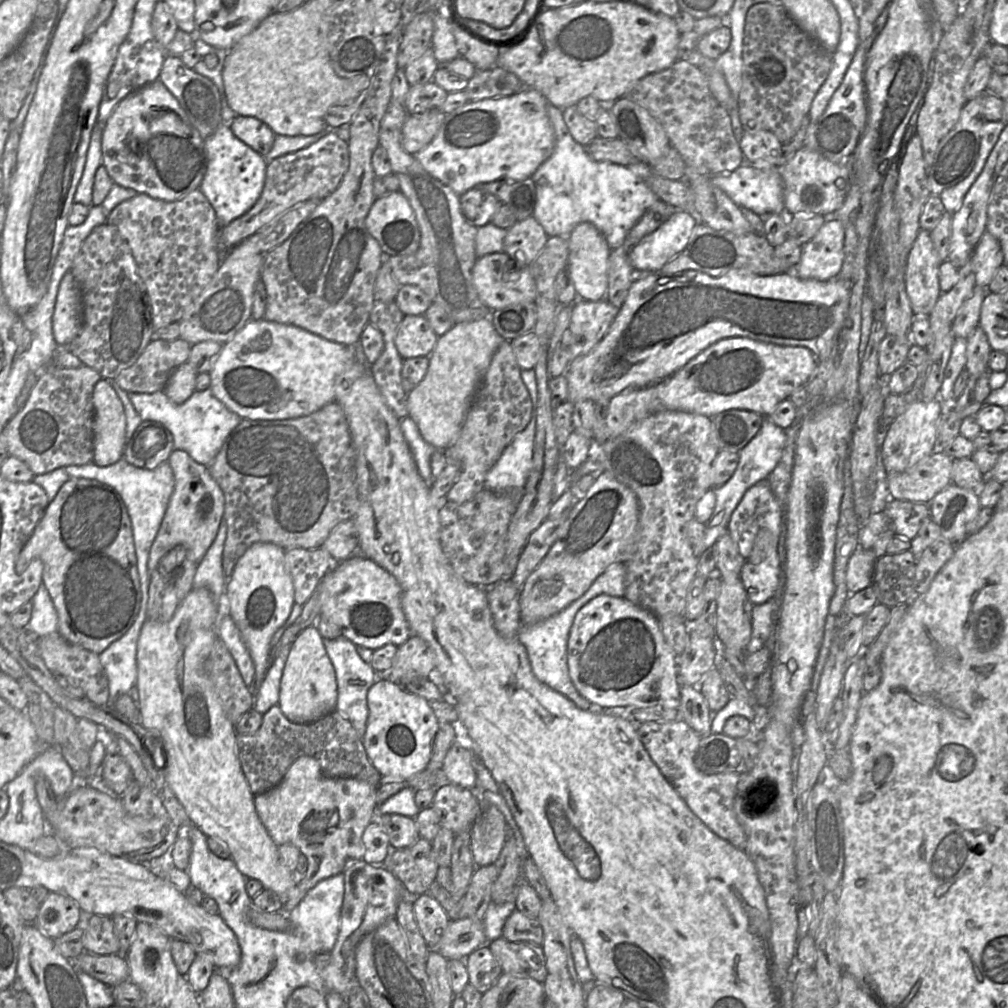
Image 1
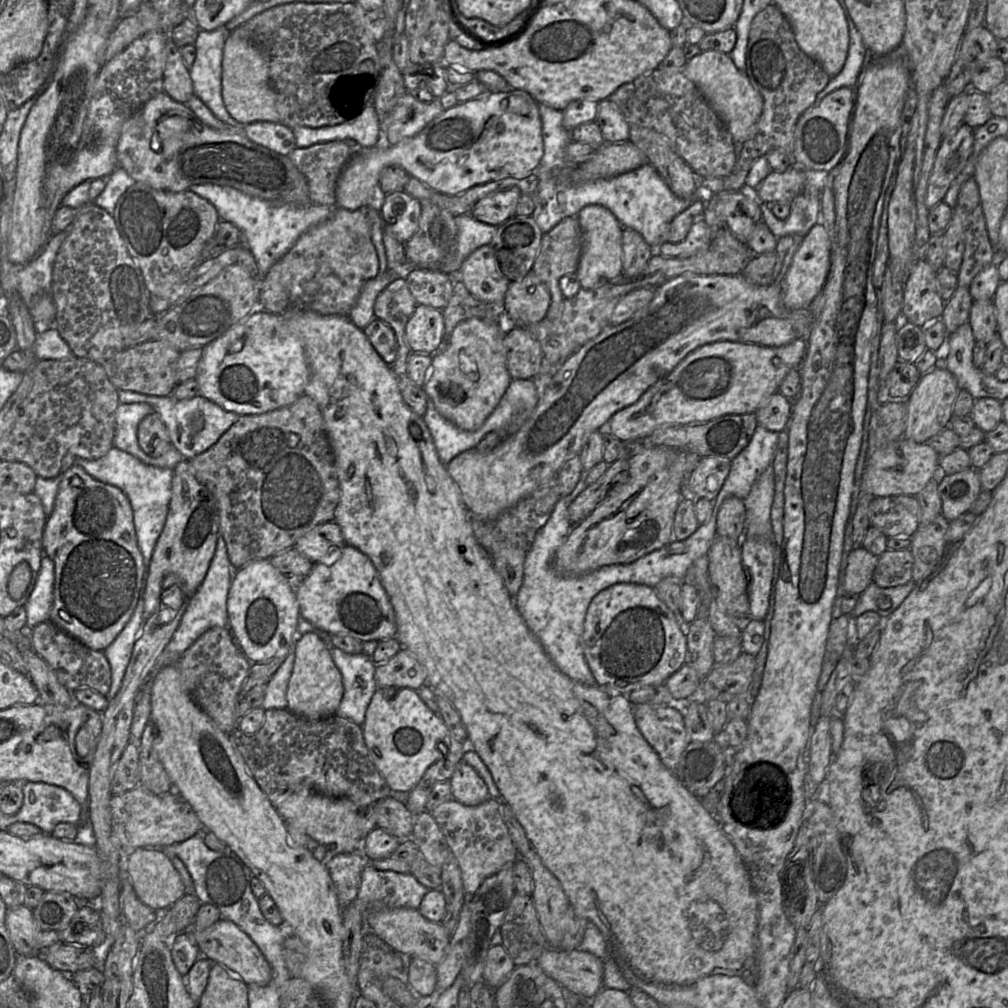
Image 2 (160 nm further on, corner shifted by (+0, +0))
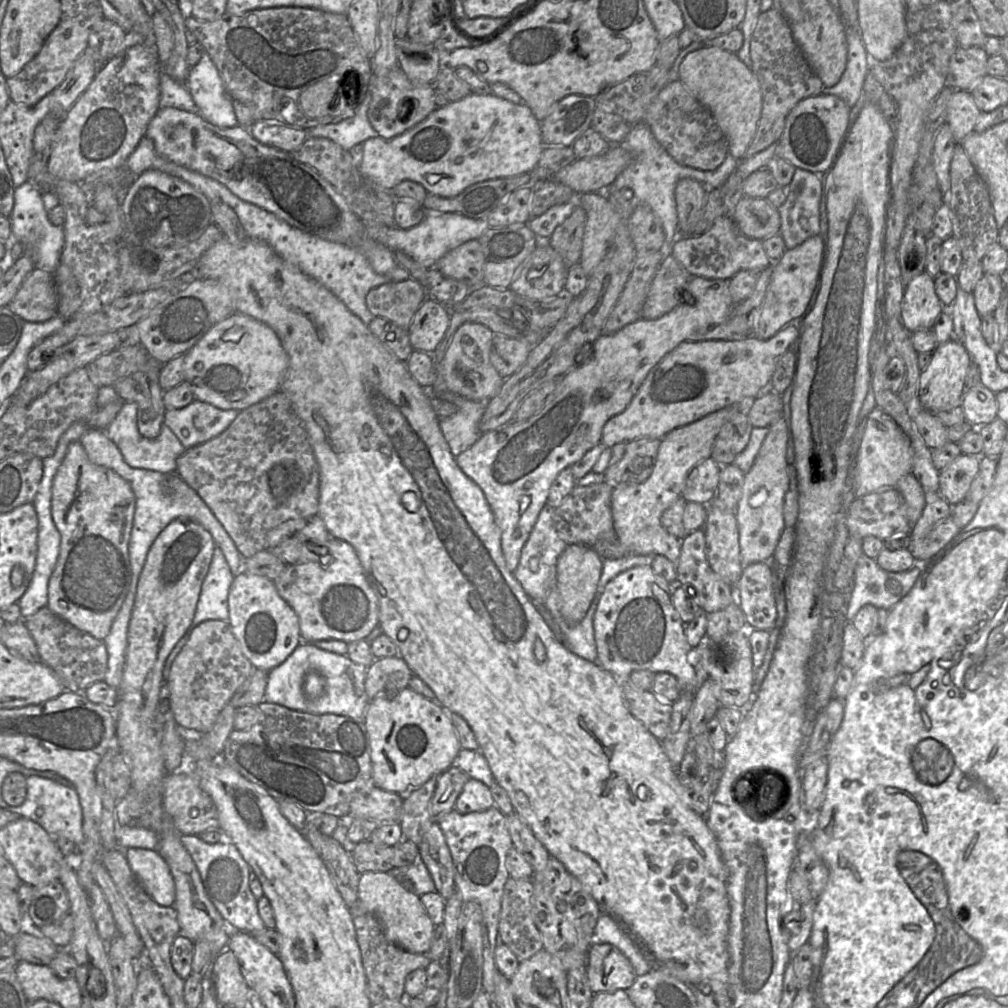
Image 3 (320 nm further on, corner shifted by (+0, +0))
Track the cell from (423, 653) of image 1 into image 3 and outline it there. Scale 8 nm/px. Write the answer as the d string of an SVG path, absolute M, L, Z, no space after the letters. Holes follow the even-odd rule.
M398 654L375 659L367 667L365 674L365 692L368 701L390 688L409 687L412 675L412 671Z

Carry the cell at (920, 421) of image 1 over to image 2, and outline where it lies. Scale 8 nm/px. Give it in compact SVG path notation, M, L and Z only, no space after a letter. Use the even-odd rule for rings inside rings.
M937 365L923 374L917 385L905 399L907 421L904 437L917 443L927 441L941 430L950 426L952 409L959 387L955 376L943 365Z

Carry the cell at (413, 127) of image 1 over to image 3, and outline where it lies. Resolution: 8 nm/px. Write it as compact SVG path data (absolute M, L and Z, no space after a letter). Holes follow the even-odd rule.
M399 66L383 77L376 77L372 74L369 92L371 94L368 109L369 122L378 135L386 140L413 128L437 108L434 86L413 84Z

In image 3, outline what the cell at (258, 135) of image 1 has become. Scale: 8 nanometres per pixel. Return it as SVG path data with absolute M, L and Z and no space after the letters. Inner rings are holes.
M261 120L255 121L249 131L260 143L287 153L297 150L308 138L306 130Z

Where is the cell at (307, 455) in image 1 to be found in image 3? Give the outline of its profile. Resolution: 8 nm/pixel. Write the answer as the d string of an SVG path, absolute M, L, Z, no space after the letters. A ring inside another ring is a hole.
M282 391L239 411L230 426L218 436L186 449L177 459L176 473L211 509L243 559L265 550L267 533L276 526L291 519L318 515L319 465L308 432Z

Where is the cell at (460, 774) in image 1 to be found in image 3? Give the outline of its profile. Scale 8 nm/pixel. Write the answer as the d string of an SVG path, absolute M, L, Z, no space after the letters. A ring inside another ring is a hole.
M471 778L457 797L454 809L459 813L485 811L495 805L490 788L482 781Z

